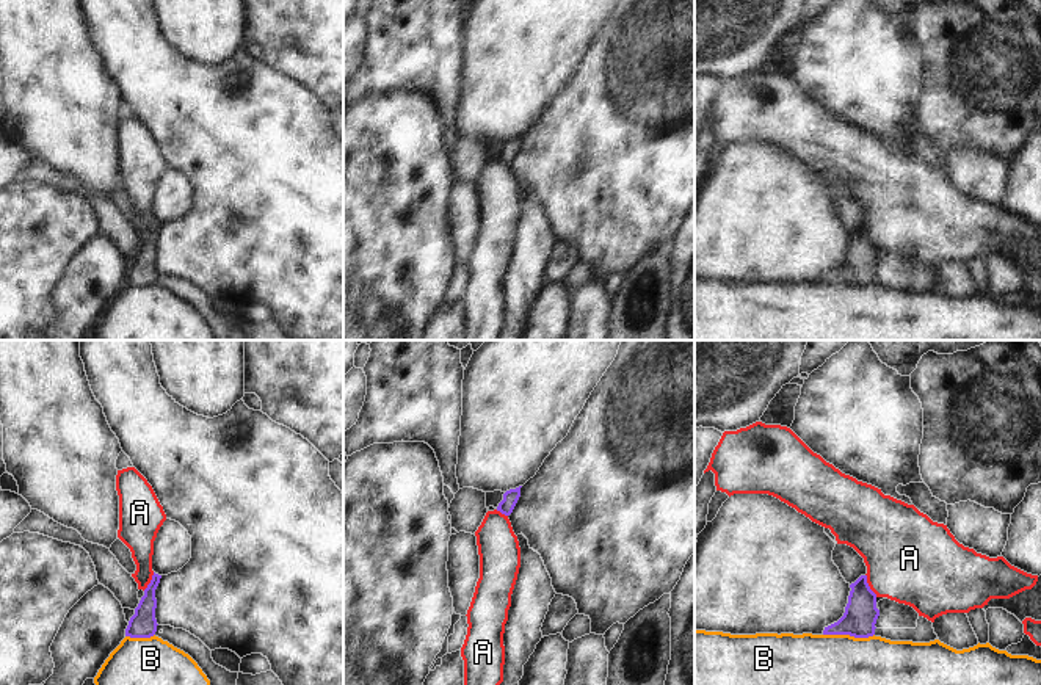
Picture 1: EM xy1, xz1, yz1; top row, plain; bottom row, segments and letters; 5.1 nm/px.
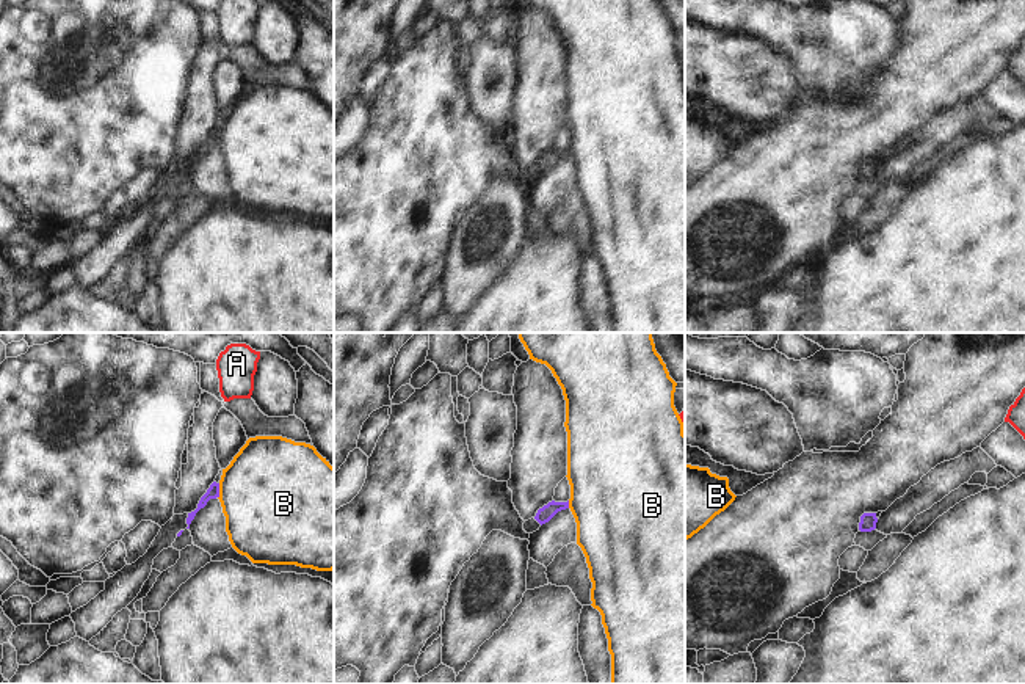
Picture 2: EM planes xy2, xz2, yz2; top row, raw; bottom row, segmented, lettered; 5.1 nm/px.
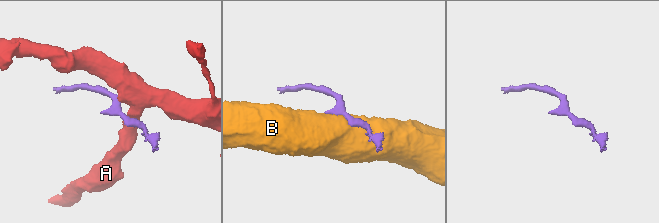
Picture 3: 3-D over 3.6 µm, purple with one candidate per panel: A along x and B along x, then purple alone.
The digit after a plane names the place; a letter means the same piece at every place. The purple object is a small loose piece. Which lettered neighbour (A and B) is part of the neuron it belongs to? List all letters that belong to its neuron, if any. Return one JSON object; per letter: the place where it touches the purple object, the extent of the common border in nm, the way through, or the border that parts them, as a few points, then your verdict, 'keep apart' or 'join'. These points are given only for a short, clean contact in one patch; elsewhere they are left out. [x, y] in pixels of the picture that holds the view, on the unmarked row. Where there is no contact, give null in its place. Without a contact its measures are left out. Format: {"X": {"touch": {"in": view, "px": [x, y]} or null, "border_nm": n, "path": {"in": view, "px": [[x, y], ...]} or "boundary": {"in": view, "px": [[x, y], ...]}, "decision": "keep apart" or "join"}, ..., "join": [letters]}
{"A": {"touch": {"in": "yz1", "px": [867, 234]}, "border_nm": 130, "boundary": {"in": "yz1", "px": [[866, 223], [866, 231], [877, 245]]}, "decision": "keep apart"}, "B": {"touch": {"in": "yz1", "px": [848, 282]}, "border_nm": 260, "decision": "keep apart"}, "join": []}

